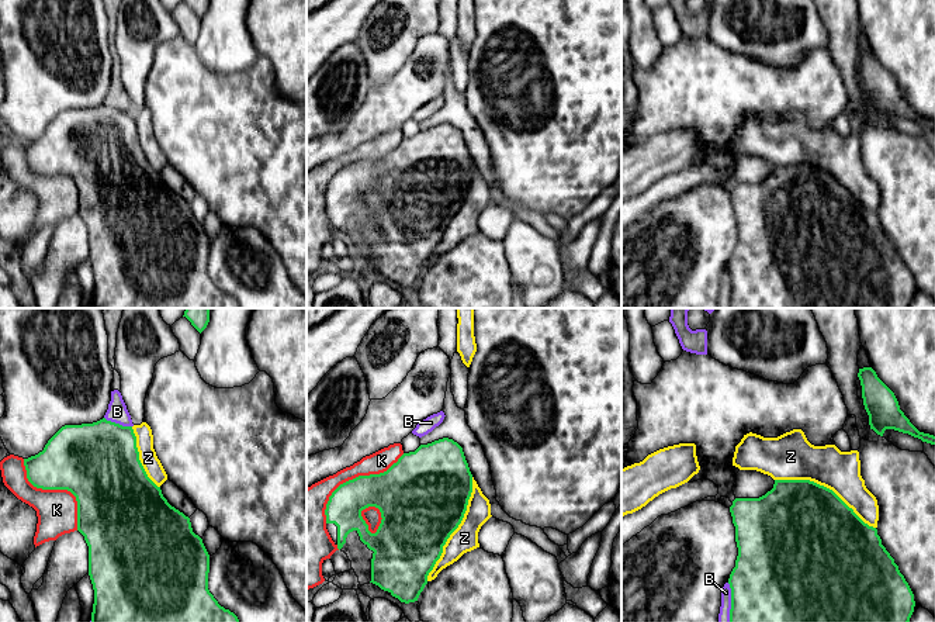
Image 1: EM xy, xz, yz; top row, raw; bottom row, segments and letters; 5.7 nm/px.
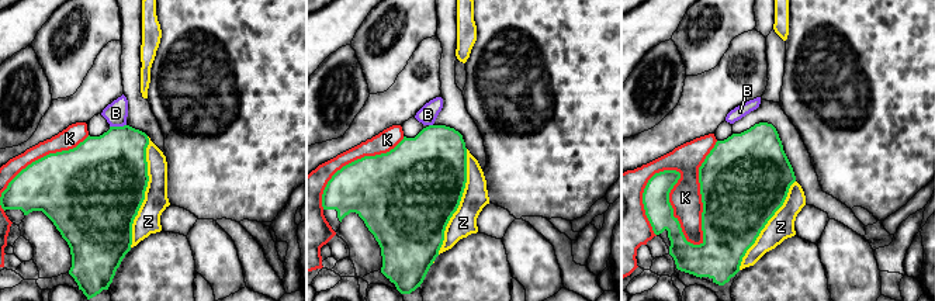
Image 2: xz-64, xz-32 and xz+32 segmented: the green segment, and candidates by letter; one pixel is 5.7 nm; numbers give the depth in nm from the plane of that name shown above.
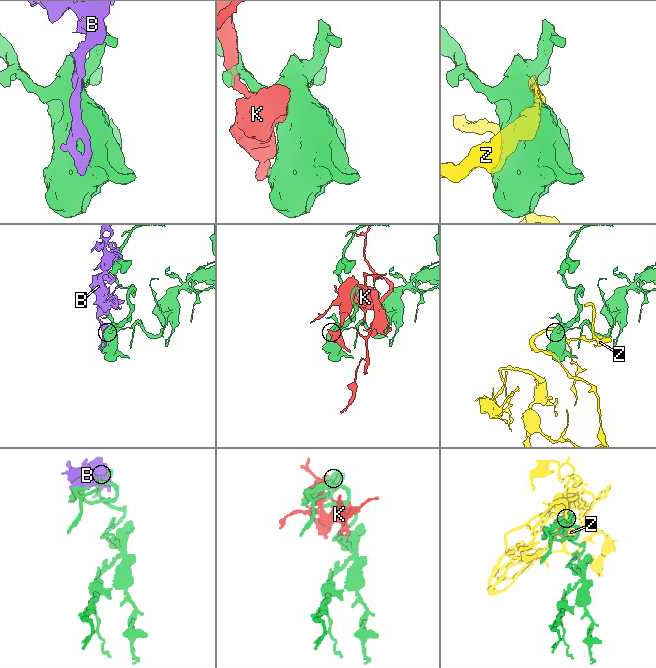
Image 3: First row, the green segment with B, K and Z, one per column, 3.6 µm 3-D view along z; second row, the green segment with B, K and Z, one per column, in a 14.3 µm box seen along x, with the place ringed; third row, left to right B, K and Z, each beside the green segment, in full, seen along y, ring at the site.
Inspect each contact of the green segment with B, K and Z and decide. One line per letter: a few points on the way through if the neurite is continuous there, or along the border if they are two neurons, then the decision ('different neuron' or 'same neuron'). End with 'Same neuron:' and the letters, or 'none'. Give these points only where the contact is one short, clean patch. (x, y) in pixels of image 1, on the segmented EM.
B: different neuron
K: different neuron
Z: same neuron
Same neuron: Z

